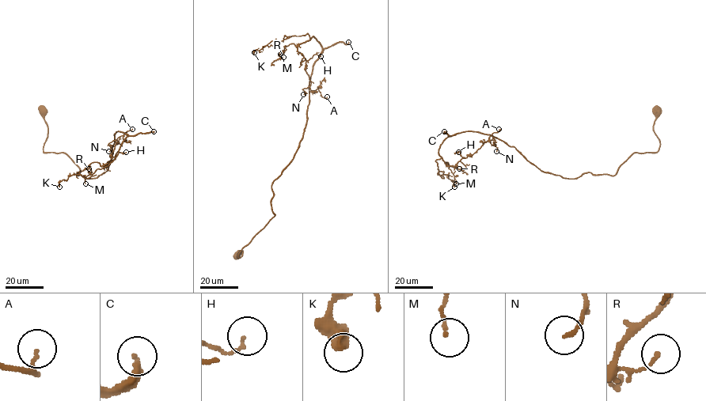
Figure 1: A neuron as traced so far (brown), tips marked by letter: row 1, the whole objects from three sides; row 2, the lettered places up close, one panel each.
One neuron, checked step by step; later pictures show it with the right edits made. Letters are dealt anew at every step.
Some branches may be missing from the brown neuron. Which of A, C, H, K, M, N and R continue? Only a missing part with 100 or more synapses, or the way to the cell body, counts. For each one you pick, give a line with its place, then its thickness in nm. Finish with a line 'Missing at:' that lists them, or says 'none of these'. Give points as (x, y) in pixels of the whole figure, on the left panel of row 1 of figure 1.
C: place (153, 131); calibre 320 nm
Missing at: C

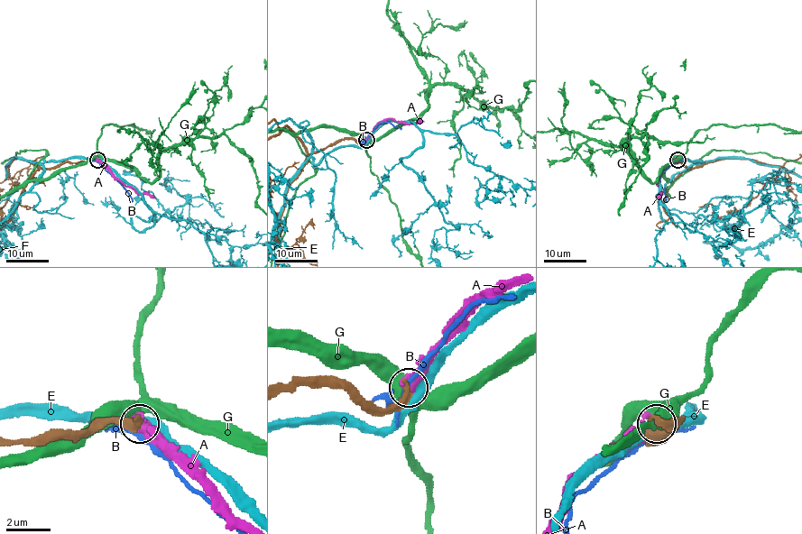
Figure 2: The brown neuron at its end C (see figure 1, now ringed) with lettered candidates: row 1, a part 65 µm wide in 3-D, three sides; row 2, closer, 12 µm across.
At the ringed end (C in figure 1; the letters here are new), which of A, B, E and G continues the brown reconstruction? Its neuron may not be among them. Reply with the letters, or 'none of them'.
A

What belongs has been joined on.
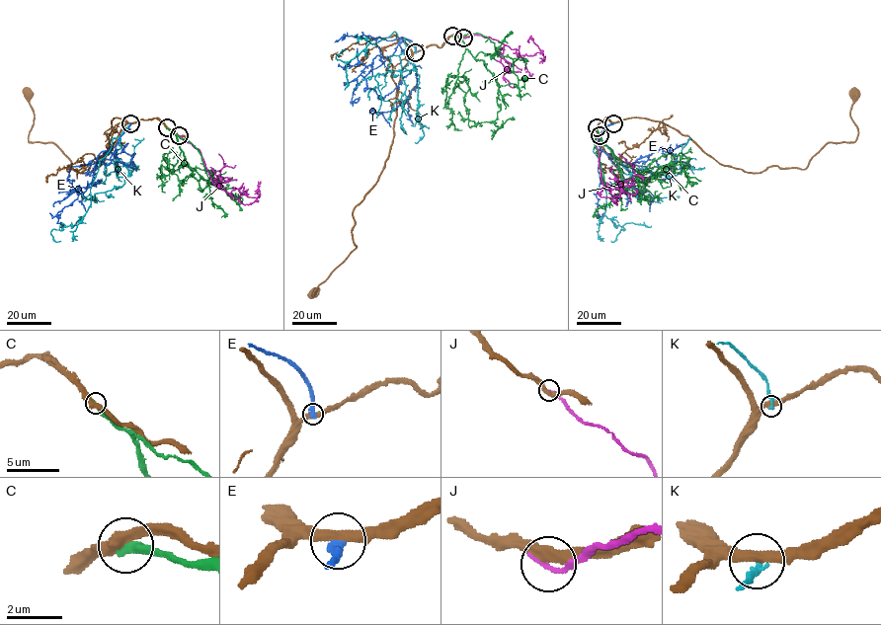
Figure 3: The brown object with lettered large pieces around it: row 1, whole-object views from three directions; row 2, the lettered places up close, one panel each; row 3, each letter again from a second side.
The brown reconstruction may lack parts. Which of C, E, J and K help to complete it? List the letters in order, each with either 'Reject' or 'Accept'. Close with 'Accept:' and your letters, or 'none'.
C: Reject
E: Reject
J: Reject
K: Reject
Accept: none

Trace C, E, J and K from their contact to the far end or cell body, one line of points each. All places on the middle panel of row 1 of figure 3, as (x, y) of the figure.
C: (452, 36), (461, 39), (475, 59), (482, 60), (495, 78), (500, 106), (495, 124), (499, 127), (514, 117)
E: (416, 51), (410, 39), (400, 38), (400, 46), (416, 69), (416, 88), (407, 100), (389, 112), (368, 113)
J: (463, 38), (475, 35), (490, 38), (515, 48), (519, 55), (533, 55), (541, 50), (531, 39), (528, 42)
K: (415, 52), (395, 32), (375, 44), (370, 42), (348, 62), (335, 57), (346, 49)

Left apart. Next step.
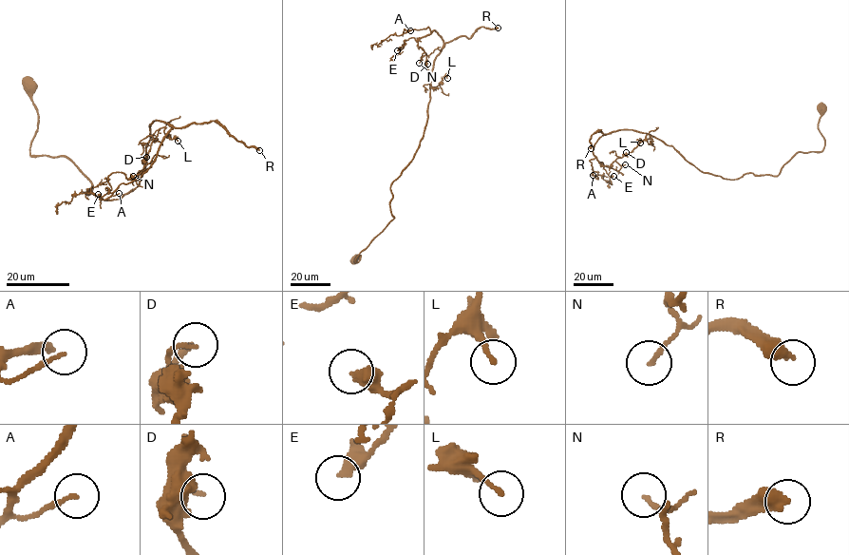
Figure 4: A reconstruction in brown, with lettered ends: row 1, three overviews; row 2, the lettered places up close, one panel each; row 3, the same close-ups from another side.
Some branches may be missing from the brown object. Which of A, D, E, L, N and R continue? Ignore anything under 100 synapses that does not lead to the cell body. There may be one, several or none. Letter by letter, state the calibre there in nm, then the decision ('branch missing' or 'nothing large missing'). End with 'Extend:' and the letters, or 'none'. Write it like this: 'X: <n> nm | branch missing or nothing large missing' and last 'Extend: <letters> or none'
A: 120 nm | nothing large missing
D: 130 nm | nothing large missing
E: 400 nm | nothing large missing
L: 160 nm | nothing large missing
N: 140 nm | nothing large missing
R: 420 nm | branch missing
Extend: R

